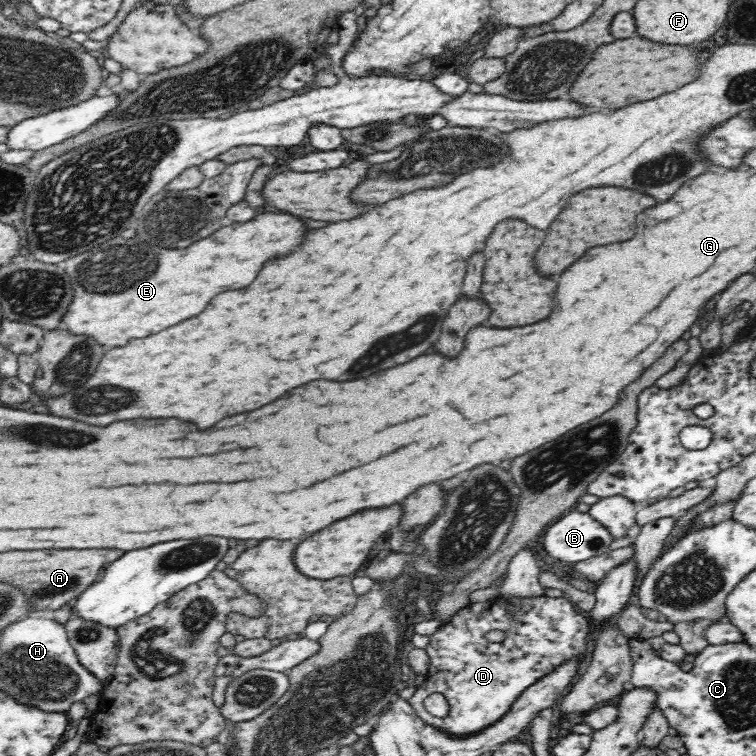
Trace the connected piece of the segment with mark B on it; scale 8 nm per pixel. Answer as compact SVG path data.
M572 511L551 523L545 549L558 560L579 563L610 551L614 535L590 513Z

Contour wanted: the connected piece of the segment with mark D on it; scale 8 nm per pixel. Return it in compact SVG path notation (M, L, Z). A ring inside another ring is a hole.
M546 595L533 597L496 597L486 602L473 602L458 610L441 627L428 636L430 642L423 649L430 659L430 666L423 675L424 682L416 686L409 703L415 713L428 726L434 726L450 733L450 735L469 735L481 731L501 718L504 713L518 700L518 697L532 684L540 682L548 676L572 662L580 660L578 670L583 671L591 651L592 626L588 614L576 608L568 596L552 598ZM490 629L502 630L507 638L500 644L489 644L483 635ZM430 694L442 694L450 705L449 715L438 718L424 709L425 698Z

